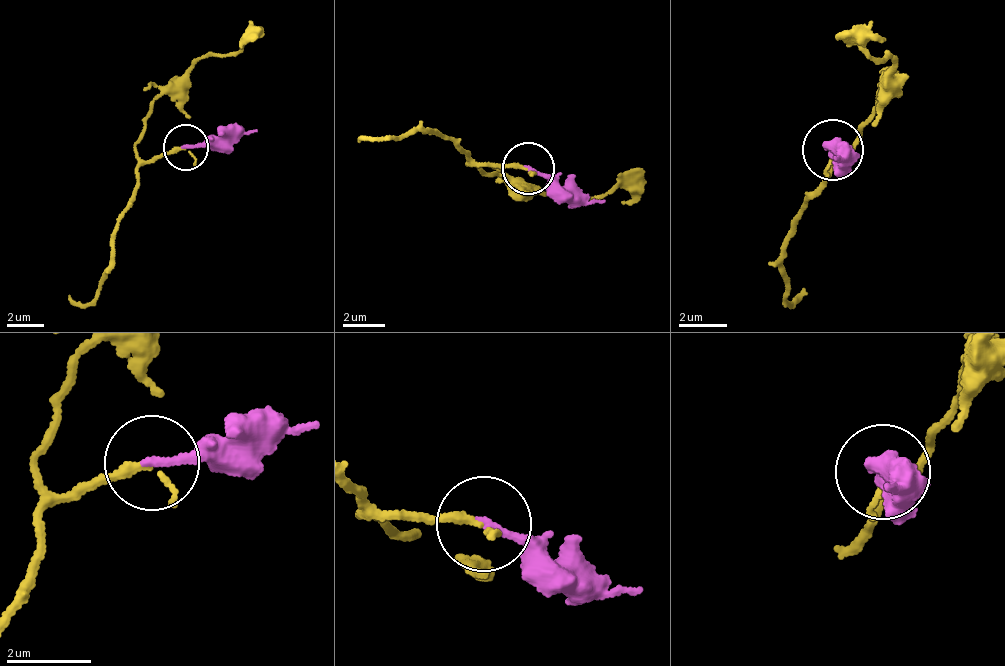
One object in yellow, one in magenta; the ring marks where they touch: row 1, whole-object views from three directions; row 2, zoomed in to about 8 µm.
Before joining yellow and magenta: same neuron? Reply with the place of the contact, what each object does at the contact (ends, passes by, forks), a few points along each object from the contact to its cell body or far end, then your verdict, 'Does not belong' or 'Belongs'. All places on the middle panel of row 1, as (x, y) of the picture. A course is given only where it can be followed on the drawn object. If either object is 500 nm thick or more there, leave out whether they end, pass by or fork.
Place: (528, 168). At the ring yellow ends. At the ring magenta ends. Course of yellow: (525, 166), (473, 162), (468, 168), (494, 170), (555, 196), (592, 197), (621, 187), (629, 194), (623, 205). Course of magenta: (529, 167), (605, 199). Belongs

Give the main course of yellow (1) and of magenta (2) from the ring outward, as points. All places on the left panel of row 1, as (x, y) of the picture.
1: (182, 146), (142, 160), (137, 147), (150, 105), (200, 62), (230, 57), (252, 29)
2: (186, 146), (255, 128)

